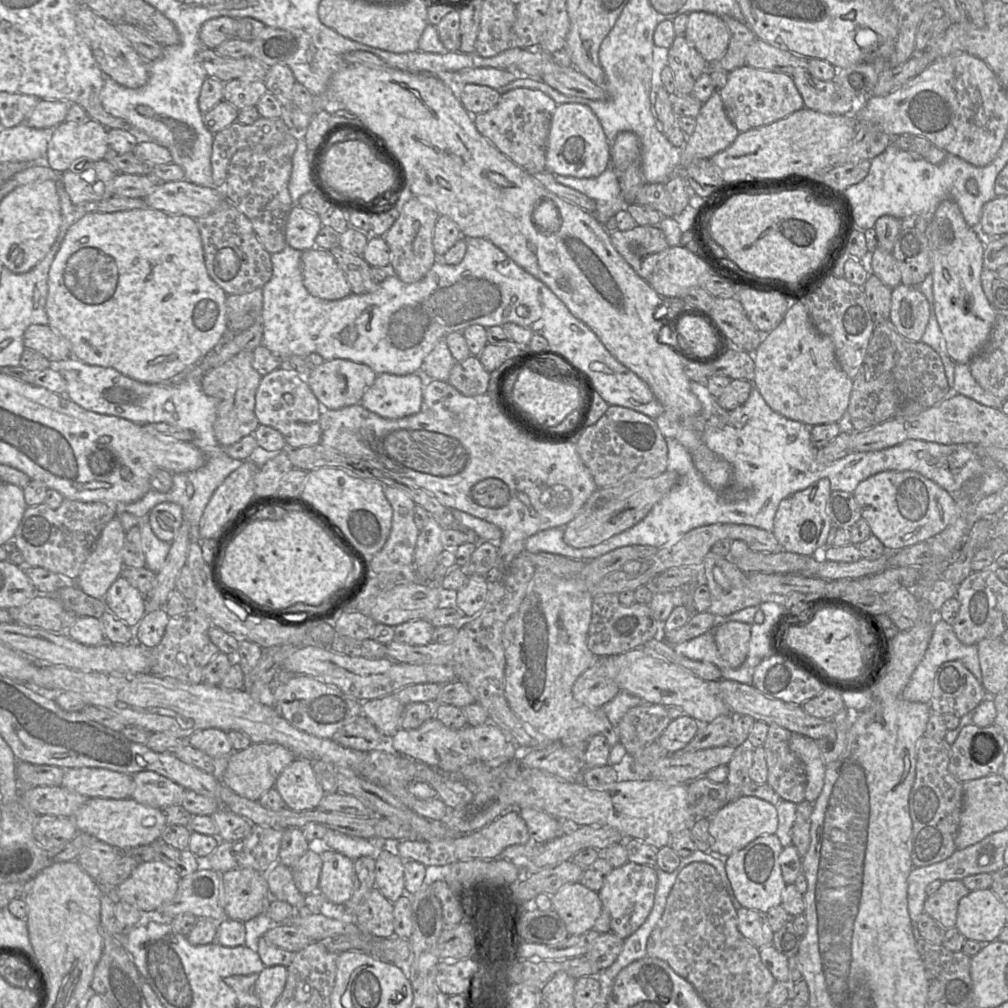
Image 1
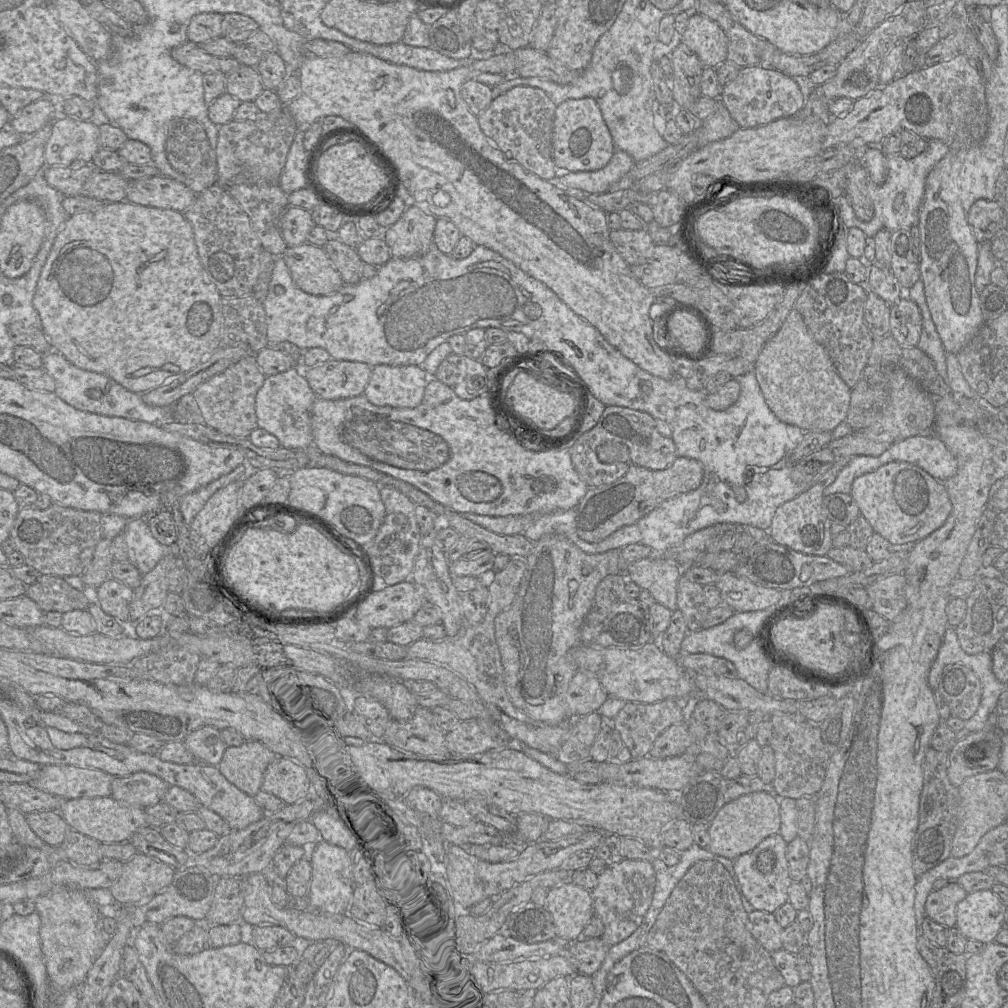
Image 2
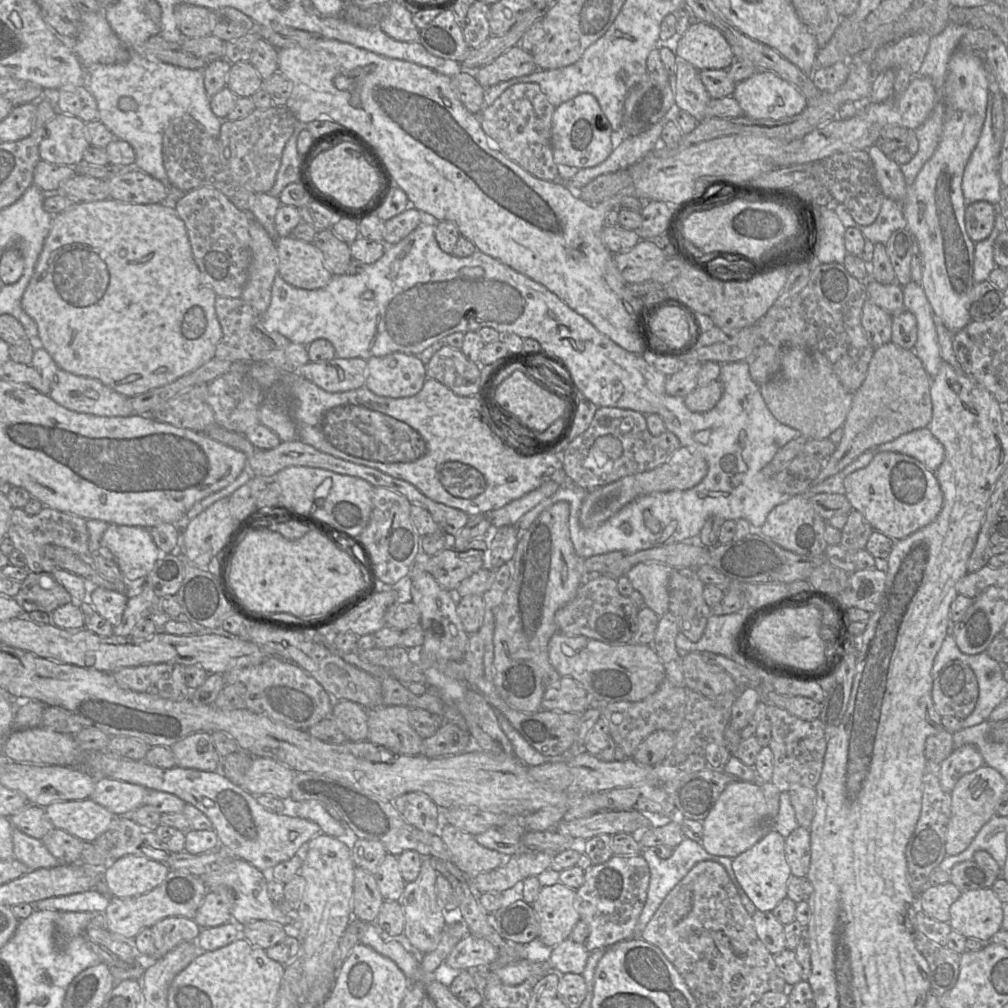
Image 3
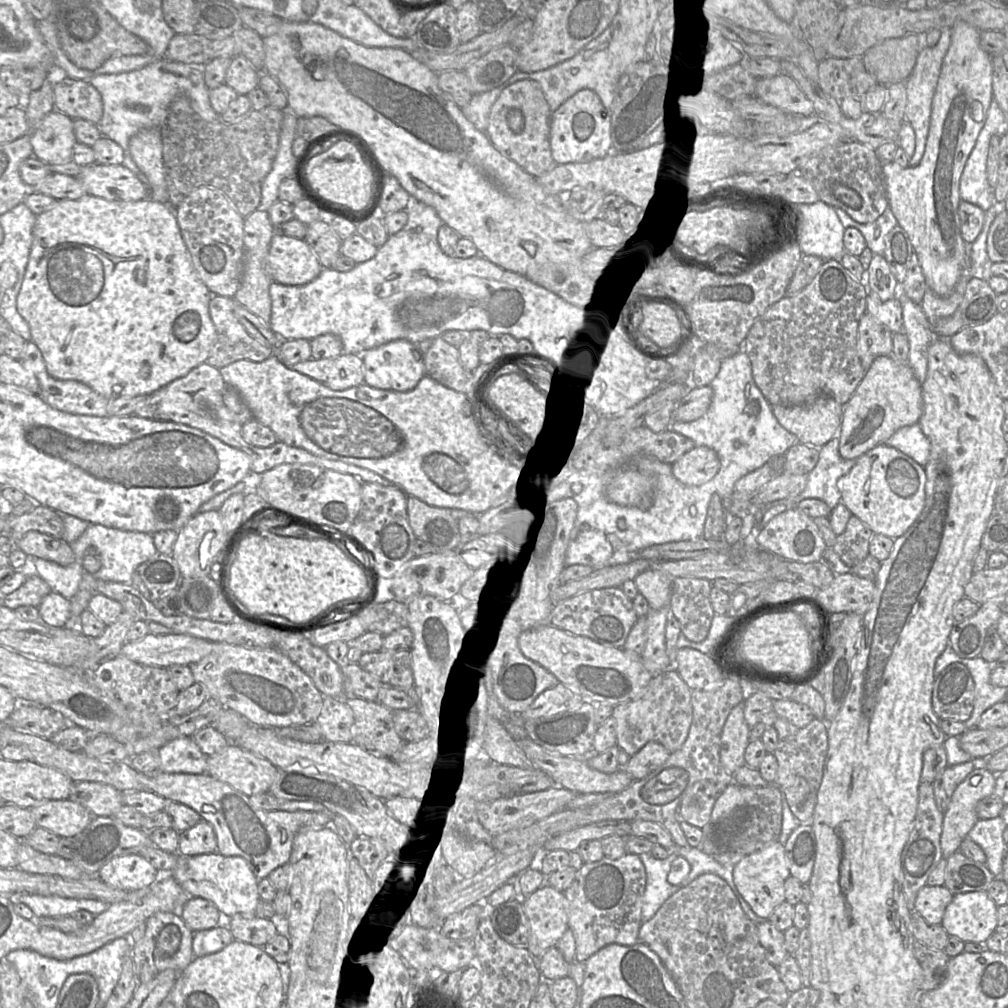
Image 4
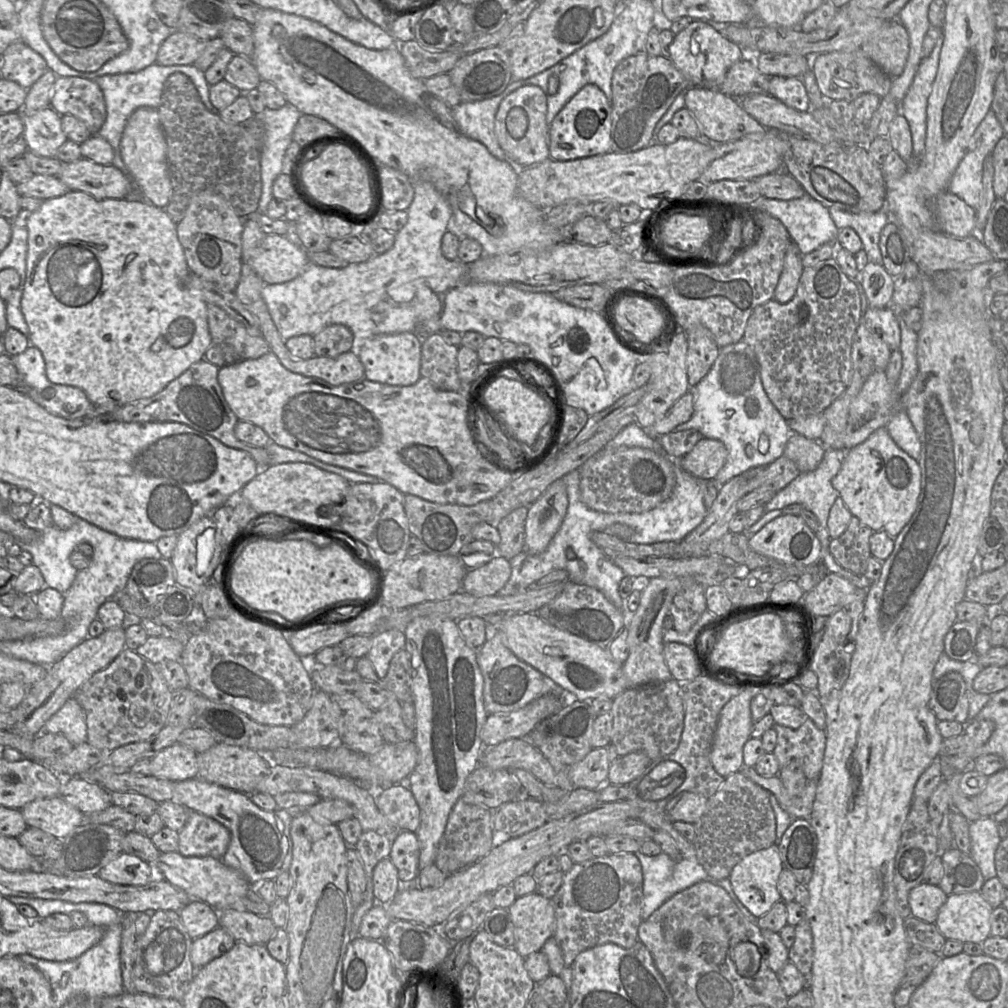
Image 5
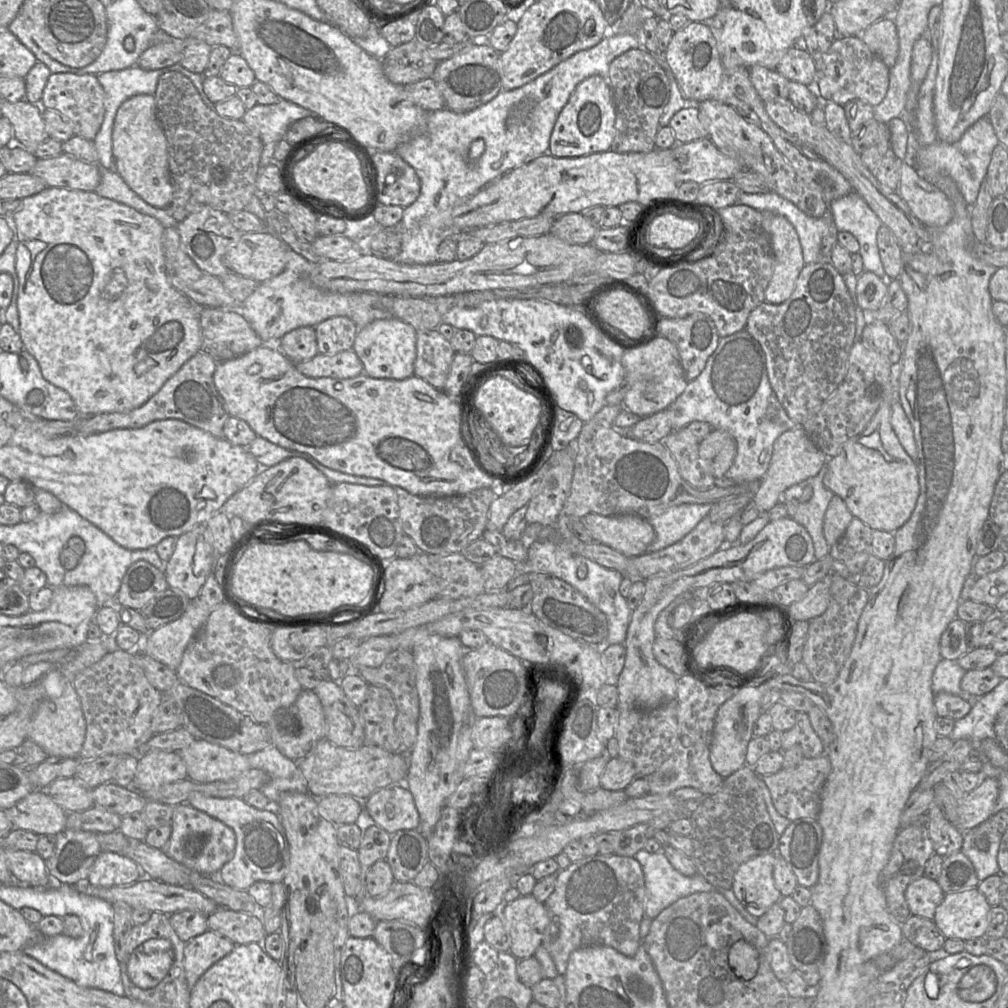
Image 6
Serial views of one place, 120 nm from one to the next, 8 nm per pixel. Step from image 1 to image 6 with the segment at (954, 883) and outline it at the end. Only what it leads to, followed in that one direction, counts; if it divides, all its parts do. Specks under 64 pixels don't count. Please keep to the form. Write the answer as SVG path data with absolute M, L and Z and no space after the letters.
M924 875L910 883L905 891L905 900L912 915L933 920L937 906L945 893L936 880Z

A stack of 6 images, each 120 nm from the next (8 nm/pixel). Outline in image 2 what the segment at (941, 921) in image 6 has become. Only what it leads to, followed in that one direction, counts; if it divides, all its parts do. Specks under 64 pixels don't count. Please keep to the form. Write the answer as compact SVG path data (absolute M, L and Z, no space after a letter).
M991 889L967 893L966 897L956 906L956 924L961 933L967 938L983 943L994 942L998 932L1005 926L1007 906Z

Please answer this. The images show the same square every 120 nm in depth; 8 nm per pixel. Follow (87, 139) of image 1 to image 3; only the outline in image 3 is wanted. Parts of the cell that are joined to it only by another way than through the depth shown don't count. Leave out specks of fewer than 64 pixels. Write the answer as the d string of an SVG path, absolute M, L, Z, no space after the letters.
M57 112L46 126L46 135L39 145L42 160L58 165L75 166L83 161L83 154L89 147L85 132L86 123L76 116Z

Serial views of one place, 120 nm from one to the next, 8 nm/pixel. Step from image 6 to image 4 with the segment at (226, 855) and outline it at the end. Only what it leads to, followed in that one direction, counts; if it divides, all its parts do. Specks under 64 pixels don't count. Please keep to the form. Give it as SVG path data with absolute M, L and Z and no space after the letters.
M201 819L179 834L178 854L194 856L217 852L217 840L211 824Z

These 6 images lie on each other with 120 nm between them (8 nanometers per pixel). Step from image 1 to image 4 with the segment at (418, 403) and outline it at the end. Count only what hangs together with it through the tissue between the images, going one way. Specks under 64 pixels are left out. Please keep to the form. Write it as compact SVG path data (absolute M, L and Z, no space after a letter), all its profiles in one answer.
M405 339L393 340L369 349L361 356L364 363L364 383L377 389L407 392L414 389L426 375L424 354L417 344Z

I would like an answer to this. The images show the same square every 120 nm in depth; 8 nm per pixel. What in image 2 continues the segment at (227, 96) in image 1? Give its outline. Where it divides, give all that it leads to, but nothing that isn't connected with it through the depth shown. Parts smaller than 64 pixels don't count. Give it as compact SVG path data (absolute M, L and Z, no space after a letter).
M242 65L227 75L226 92L241 102L255 101L264 89L256 67Z

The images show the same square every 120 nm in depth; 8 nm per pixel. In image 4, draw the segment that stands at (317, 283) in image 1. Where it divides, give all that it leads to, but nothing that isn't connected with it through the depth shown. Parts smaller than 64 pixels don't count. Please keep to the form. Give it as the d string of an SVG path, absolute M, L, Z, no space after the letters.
M276 232L266 257L266 271L275 282L283 285L304 285L322 270L318 258L305 239Z

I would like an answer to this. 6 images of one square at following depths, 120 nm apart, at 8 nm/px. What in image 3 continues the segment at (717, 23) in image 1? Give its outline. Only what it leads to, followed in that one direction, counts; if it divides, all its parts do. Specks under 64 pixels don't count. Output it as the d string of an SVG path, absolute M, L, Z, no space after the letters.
M693 19L680 37L675 54L698 71L727 69L734 59L729 43L717 28Z

